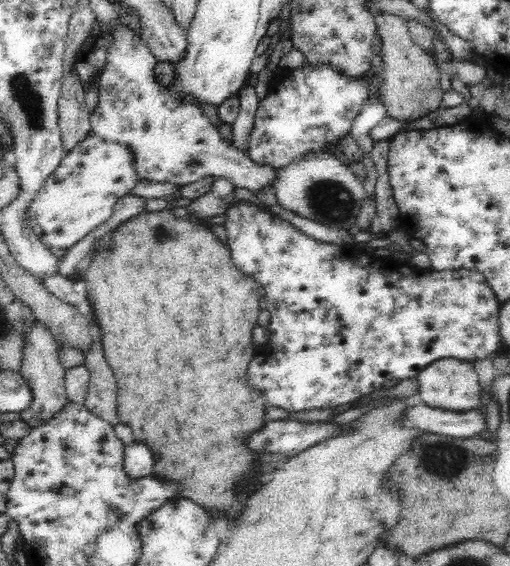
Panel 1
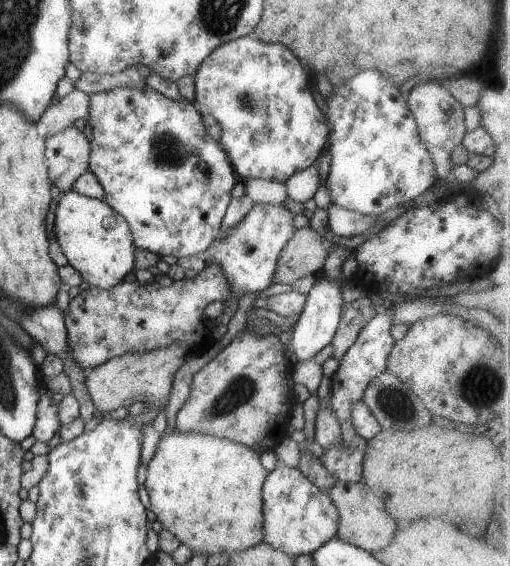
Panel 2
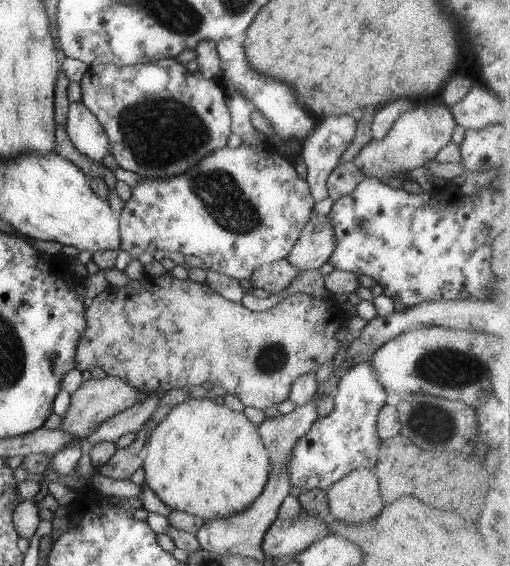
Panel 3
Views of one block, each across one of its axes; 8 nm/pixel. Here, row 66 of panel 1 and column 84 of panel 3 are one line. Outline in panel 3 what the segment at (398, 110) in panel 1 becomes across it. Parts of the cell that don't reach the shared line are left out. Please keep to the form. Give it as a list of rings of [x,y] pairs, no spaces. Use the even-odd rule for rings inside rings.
[[[110,375],[103,379],[92,377],[84,381],[80,388],[71,394],[70,406],[64,413],[59,428],[63,433],[71,434],[77,439],[88,438],[89,434],[94,432],[105,420],[144,400],[144,397],[146,397],[145,393],[141,393],[118,377],[111,377]]]

